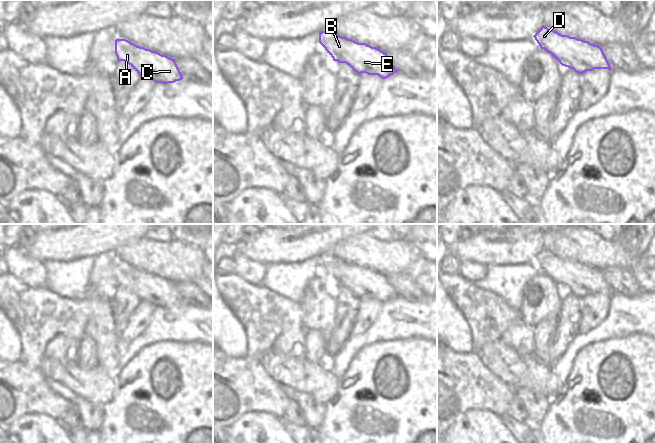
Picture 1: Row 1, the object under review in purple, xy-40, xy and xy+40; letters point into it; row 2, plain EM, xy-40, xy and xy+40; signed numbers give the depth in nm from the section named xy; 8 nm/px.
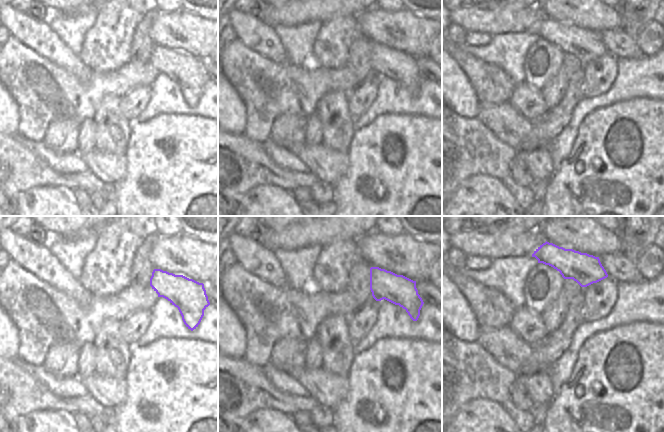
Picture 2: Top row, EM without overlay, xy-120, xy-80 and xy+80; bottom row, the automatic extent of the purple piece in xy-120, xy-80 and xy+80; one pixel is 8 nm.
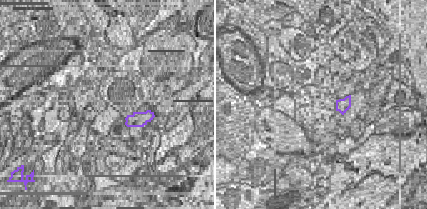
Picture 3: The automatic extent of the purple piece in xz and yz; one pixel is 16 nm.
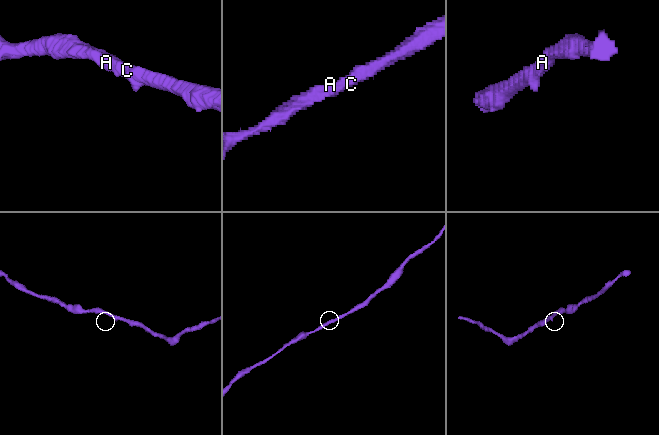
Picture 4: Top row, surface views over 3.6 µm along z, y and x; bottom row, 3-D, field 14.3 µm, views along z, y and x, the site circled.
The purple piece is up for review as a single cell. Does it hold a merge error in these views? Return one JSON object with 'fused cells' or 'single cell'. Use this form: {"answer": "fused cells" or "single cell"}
{"answer": "single cell"}

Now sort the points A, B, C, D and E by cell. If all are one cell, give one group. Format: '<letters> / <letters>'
A B C D E

